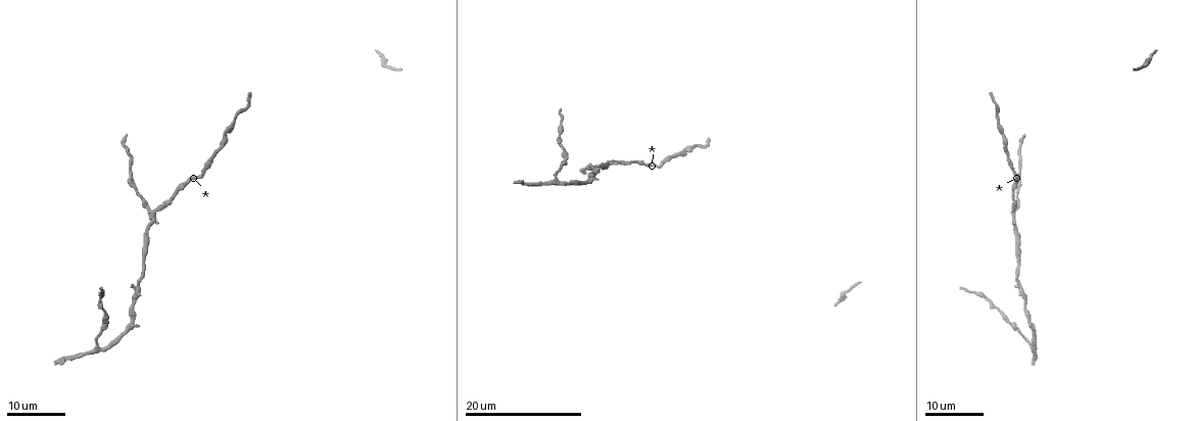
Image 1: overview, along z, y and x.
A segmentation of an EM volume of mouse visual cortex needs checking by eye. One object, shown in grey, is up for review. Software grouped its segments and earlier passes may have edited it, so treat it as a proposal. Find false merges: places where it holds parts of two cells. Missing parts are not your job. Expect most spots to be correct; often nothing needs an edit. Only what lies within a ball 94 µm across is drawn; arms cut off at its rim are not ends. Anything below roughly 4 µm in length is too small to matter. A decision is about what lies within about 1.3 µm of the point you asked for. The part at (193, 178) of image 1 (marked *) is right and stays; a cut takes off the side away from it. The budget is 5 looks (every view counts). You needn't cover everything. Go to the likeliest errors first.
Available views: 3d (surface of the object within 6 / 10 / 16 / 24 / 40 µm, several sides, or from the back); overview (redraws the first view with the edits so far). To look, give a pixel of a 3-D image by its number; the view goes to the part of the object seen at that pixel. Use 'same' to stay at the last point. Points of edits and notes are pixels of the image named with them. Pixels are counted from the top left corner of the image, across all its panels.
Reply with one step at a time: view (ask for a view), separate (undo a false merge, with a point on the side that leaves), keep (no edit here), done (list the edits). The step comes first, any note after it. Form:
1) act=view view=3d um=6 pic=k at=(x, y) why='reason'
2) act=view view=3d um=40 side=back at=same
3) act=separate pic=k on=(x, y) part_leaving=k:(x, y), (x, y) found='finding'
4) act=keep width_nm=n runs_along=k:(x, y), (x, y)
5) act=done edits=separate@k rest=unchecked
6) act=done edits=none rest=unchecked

act=view view=3d um=24 pic=1 at=(96, 350) why='three-way junction'

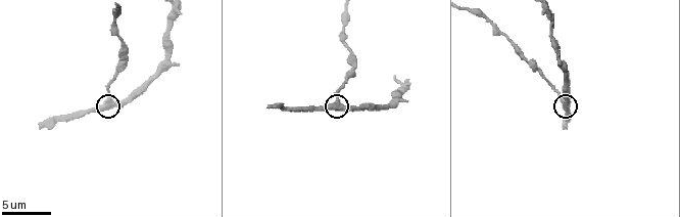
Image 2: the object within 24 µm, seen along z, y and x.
act=view view=3d um=6 pic=2 at=(104, 103)

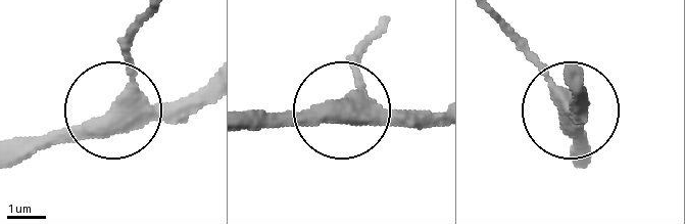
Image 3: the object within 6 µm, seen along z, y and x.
act=keep width_nm=420 runs_along=3:(202, 86), (17, 144) found='continuous, no second cell'

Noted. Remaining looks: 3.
act=view view=3d um=16 pic=1 at=(150, 211) why='two arms in line, one across'

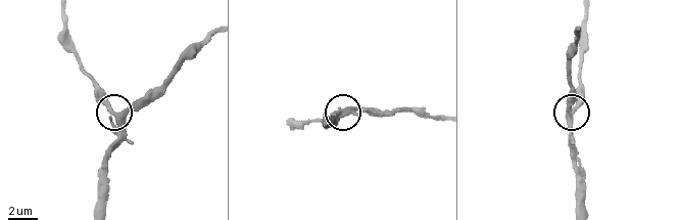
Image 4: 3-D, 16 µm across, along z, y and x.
act=view view=3d um=10 pic=4 at=(574, 113)

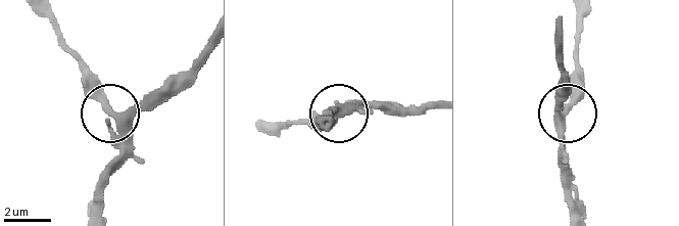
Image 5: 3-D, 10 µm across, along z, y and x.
act=keep width_nm=290 found='continuous, no second cell'

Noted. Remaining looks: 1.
act=done edits=none rest=unchecked

